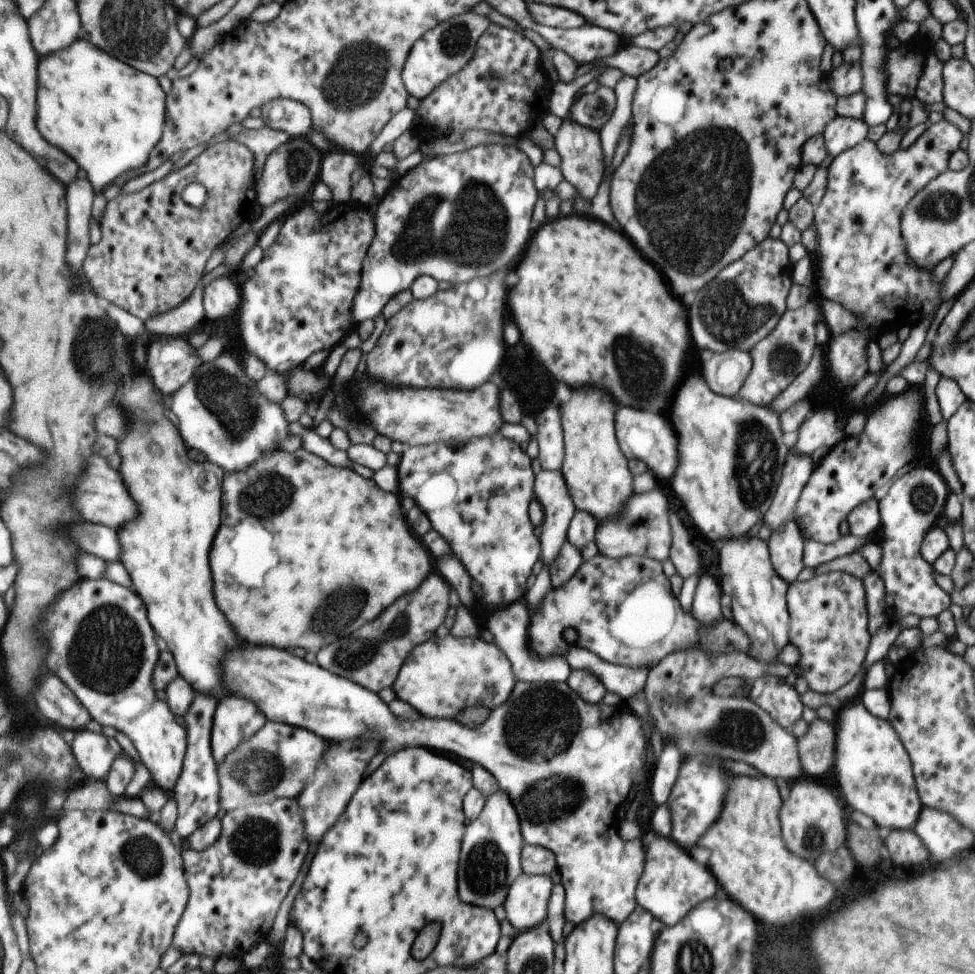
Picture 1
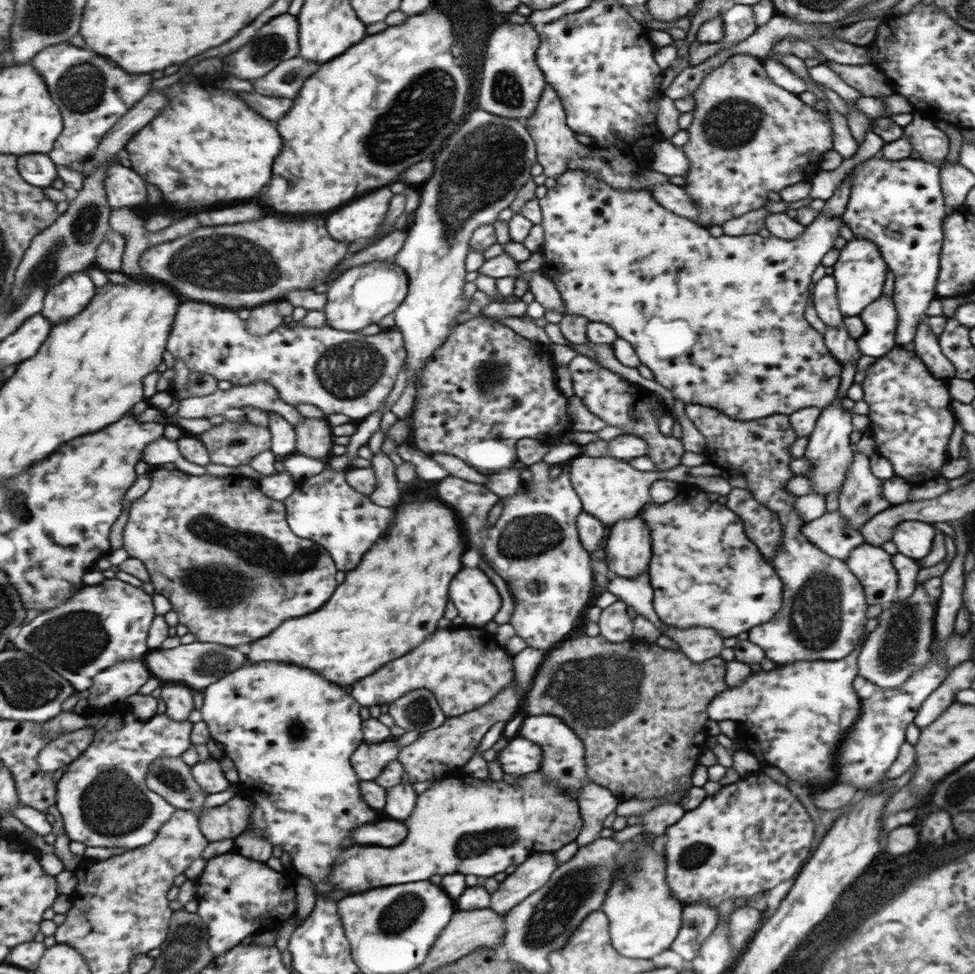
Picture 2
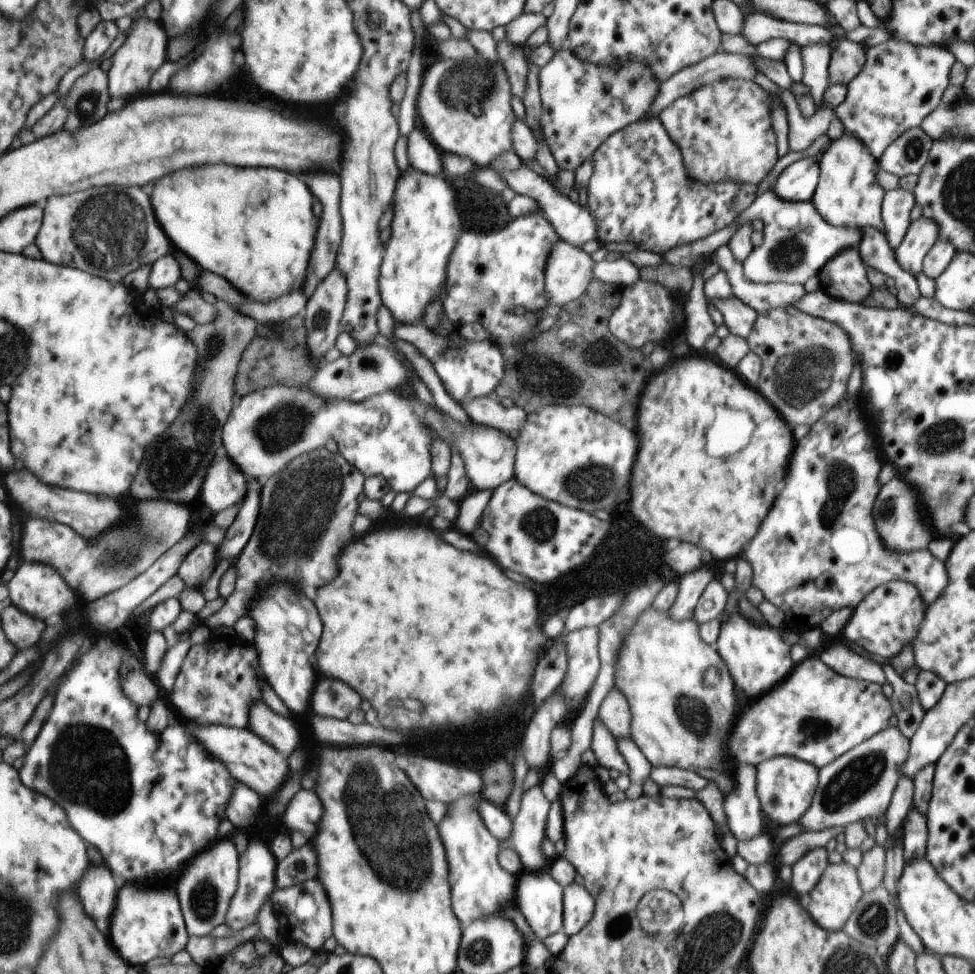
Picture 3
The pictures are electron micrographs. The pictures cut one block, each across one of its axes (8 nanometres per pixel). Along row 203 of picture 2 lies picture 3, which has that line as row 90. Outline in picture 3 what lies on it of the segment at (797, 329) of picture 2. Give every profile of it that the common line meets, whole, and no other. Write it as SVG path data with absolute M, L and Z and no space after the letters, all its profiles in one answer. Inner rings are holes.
M564 42L564 46L558 50L554 58L540 69L538 76L542 99L542 116L540 116L542 136L559 170L570 172L575 172L585 160L592 157L594 151L610 136L624 130L629 124L644 119L662 86L662 82L652 76L652 70L646 64L624 62L618 68L596 66L582 61L576 53L572 52L572 48L568 48L567 42Z

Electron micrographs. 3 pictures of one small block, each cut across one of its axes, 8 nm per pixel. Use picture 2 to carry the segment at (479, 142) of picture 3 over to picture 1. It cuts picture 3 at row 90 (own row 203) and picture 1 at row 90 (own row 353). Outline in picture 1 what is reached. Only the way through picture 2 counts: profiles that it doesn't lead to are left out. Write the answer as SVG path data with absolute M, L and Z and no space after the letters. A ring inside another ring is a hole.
M466 12L427 30L412 46L402 70L402 82L409 91L409 96L418 100L425 99L445 80L460 72L473 58L477 51L477 43L488 30L492 21L488 16L480 16L476 12Z

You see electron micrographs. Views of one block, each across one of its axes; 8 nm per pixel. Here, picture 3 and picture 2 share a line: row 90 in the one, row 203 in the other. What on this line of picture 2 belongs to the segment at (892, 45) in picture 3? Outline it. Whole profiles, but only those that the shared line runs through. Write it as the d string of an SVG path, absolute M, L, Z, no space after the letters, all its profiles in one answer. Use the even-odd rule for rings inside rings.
M874 156L853 168L854 182L843 219L856 238L873 241L895 276L893 296L900 317L897 344L916 340L921 320L936 298L938 254L944 247L946 205L934 162L913 159L886 160Z

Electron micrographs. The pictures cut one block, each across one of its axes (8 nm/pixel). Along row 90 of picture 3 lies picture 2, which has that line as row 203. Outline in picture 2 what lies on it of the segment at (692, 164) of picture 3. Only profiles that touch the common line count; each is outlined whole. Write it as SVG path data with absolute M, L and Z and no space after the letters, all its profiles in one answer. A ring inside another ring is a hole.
M733 54L704 77L693 97L696 102L694 119L686 130L690 140L681 147L690 164L683 189L699 210L695 223L706 229L714 225L721 227L730 218L764 206L762 194L779 193L796 182L802 183L806 174L814 176L820 168L818 162L822 154L832 150L833 124L828 113L816 111L804 104L797 94L774 84L759 57Z

